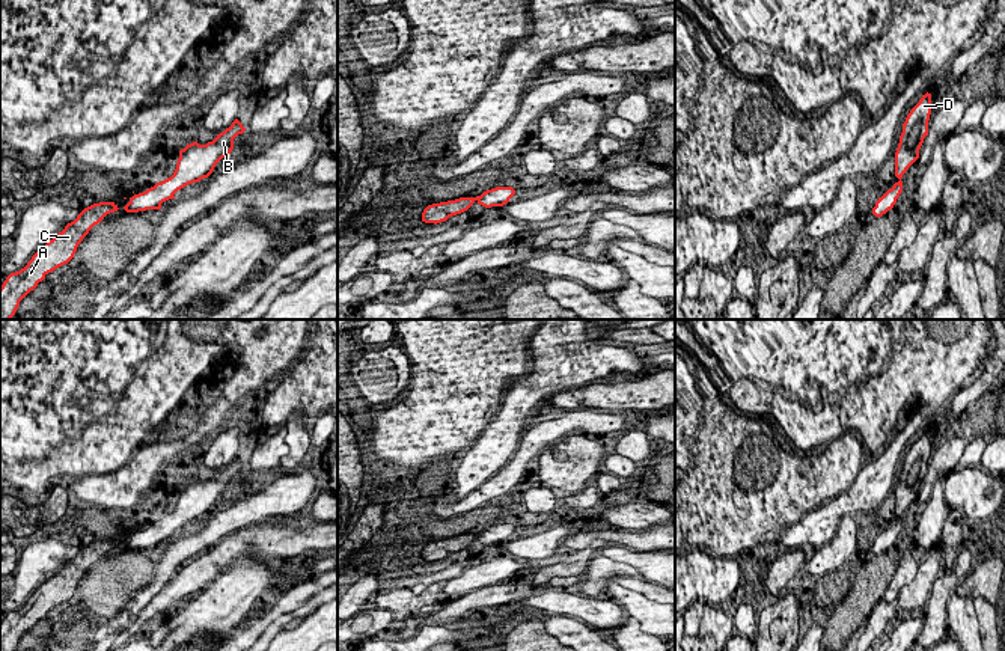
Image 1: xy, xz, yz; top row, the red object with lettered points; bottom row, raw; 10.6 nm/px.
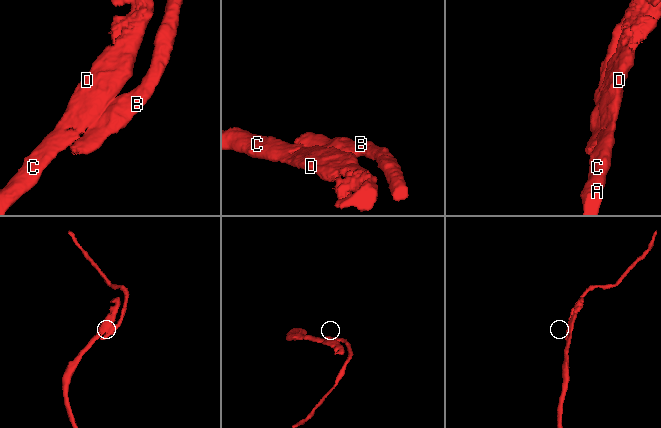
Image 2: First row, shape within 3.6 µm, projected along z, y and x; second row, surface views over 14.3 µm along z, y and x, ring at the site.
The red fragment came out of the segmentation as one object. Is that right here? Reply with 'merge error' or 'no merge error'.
merge error

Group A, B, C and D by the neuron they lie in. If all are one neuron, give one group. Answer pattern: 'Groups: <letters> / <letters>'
Groups: A C D / B

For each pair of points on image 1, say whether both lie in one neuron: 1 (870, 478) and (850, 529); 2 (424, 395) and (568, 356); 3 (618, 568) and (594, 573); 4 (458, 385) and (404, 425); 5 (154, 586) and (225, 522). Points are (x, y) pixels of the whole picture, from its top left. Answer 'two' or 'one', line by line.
1: two
2: two
3: one
4: one
5: one

